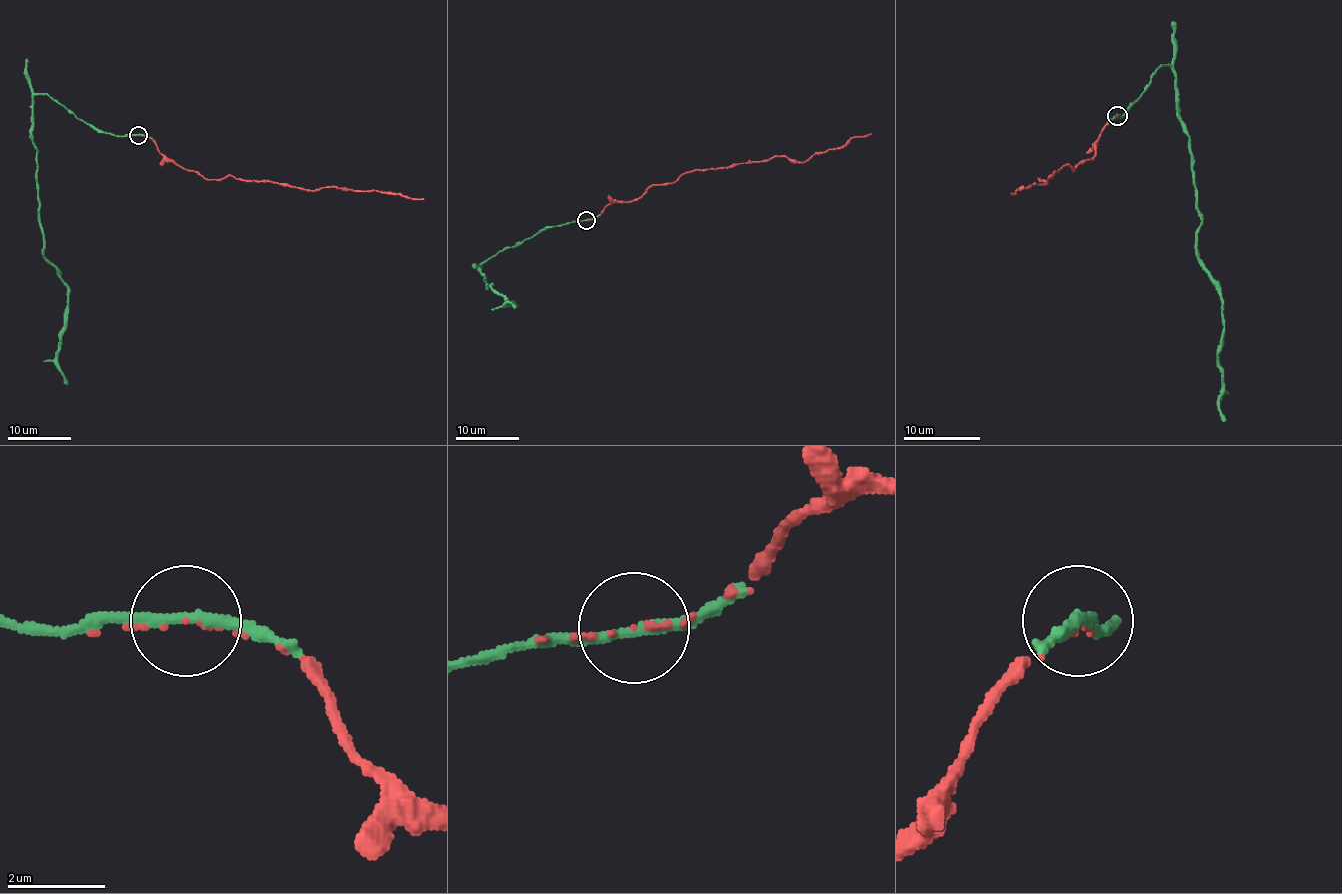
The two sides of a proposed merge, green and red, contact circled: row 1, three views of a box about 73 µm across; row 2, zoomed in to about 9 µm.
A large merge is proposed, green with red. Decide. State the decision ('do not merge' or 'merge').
merge

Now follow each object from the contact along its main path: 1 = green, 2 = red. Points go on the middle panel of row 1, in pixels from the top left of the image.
1: (586, 220), (545, 226), (481, 264), (488, 288), (492, 284), (515, 305), (506, 305), (515, 308)
2: (586, 220), (608, 204), (640, 198), (657, 184), (671, 184), (696, 170), (773, 157), (807, 162), (871, 133)

